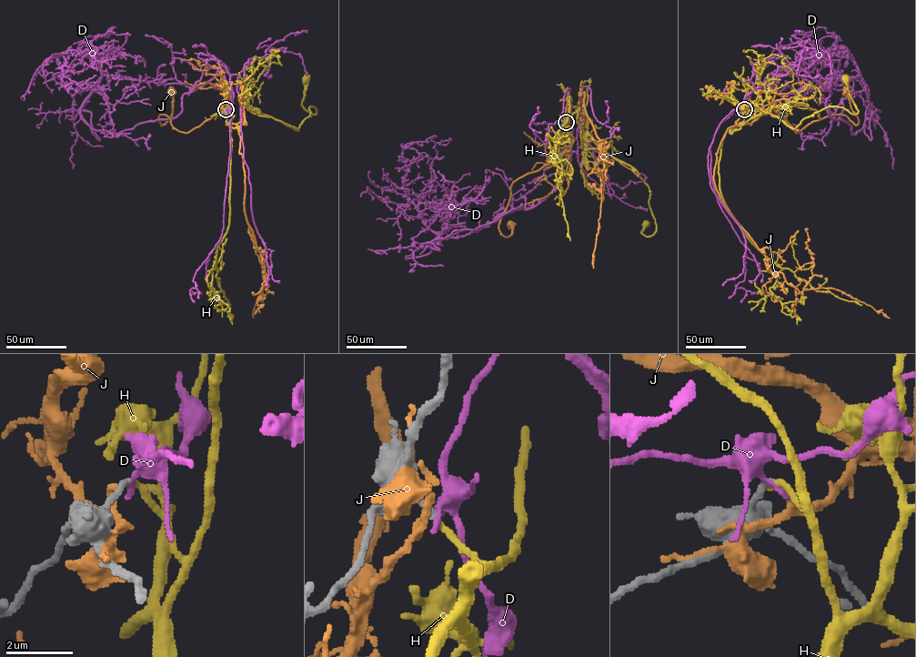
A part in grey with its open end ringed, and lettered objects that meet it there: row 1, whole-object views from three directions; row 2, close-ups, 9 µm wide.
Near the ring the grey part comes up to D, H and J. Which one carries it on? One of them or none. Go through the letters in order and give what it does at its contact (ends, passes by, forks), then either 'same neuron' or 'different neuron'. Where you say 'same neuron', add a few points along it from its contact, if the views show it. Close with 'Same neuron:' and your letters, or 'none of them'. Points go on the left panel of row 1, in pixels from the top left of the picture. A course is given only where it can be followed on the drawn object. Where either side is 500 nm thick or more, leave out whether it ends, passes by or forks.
D: it ends; different neuron
H: it ends; same neuron; course (226, 109), (226, 123), (239, 133), (244, 106), (298, 128), (310, 106), (317, 113), (302, 105), (305, 80)
J: it ends; different neuron
Same neuron: H

